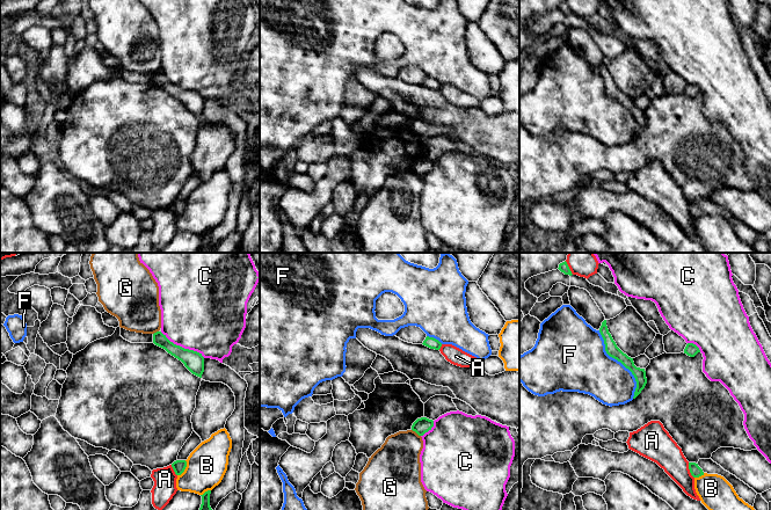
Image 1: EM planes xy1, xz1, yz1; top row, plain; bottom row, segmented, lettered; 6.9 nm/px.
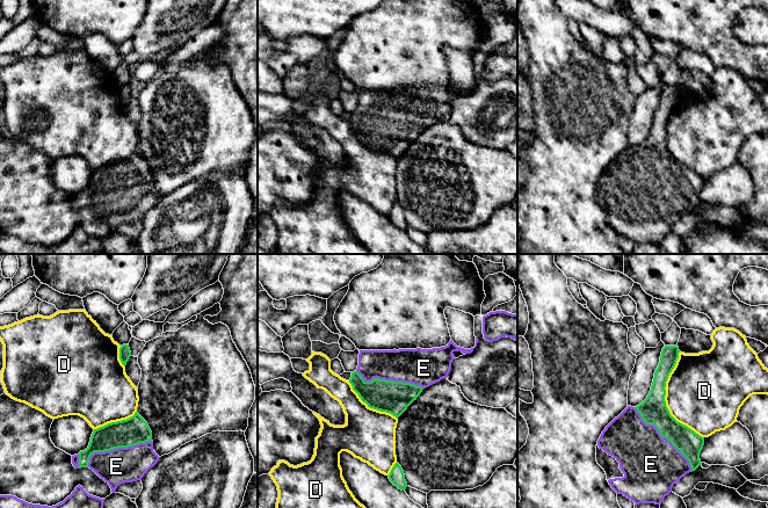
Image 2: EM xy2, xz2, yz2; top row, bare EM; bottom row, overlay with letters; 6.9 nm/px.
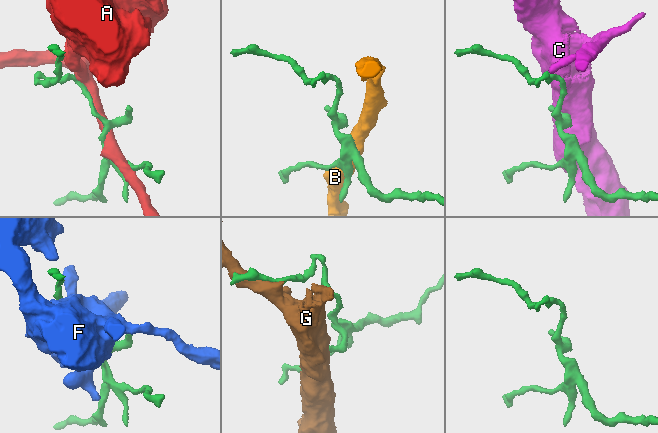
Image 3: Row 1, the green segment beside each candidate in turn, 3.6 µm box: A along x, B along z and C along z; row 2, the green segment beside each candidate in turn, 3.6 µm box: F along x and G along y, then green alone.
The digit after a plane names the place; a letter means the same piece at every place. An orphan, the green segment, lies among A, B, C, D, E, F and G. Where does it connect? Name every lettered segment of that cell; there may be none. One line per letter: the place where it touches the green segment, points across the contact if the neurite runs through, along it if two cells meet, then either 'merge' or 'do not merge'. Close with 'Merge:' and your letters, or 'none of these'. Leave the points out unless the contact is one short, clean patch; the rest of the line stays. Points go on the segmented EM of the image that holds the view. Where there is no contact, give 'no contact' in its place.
A: contact yz1 (690, 471); do not merge
B: contact xy1 (184, 468); do not merge
C: contact xy1 (181, 347); border xy1 (160, 332), (174, 343), (196, 350), (204, 357); do not merge
D: contact yz2 (664, 399); do not merge
E: contact yz2 (664, 436); merge
F: contact yz1 (620, 362); do not merge
G: contact xz1 (416, 432); do not merge
Merge: E

